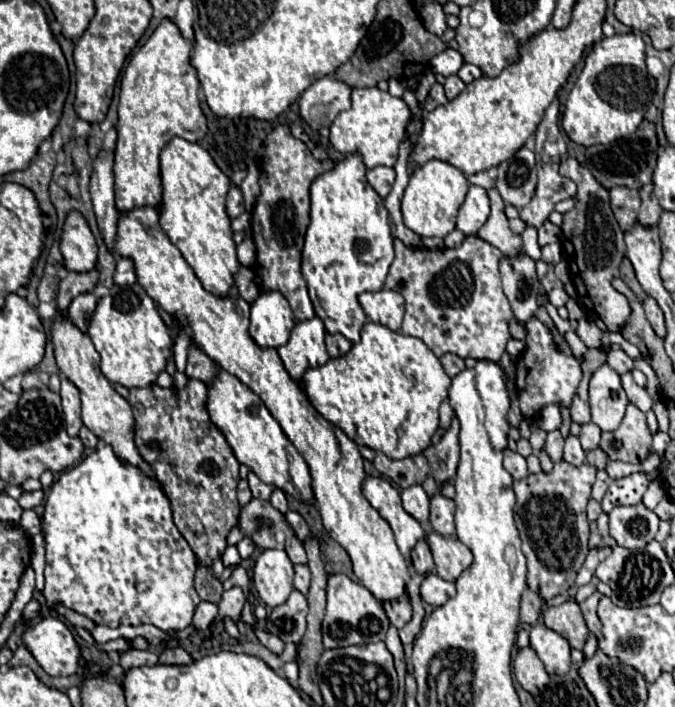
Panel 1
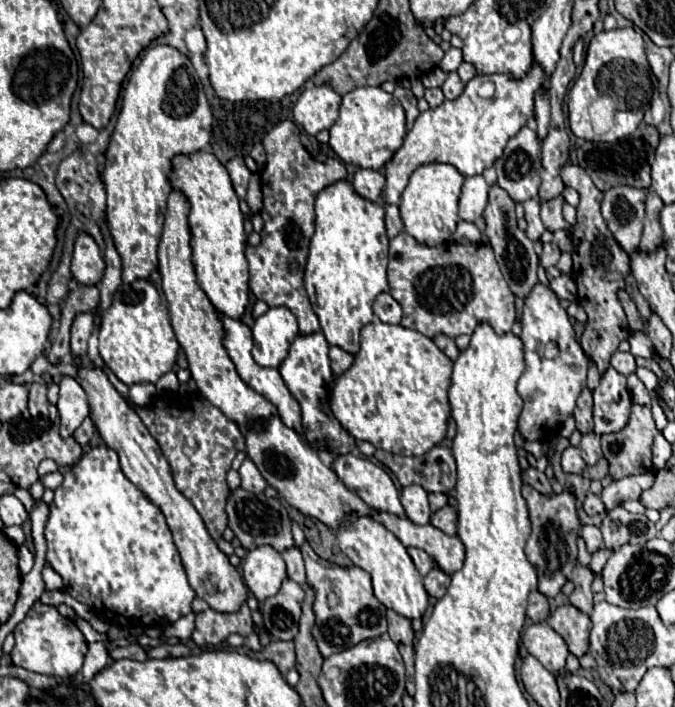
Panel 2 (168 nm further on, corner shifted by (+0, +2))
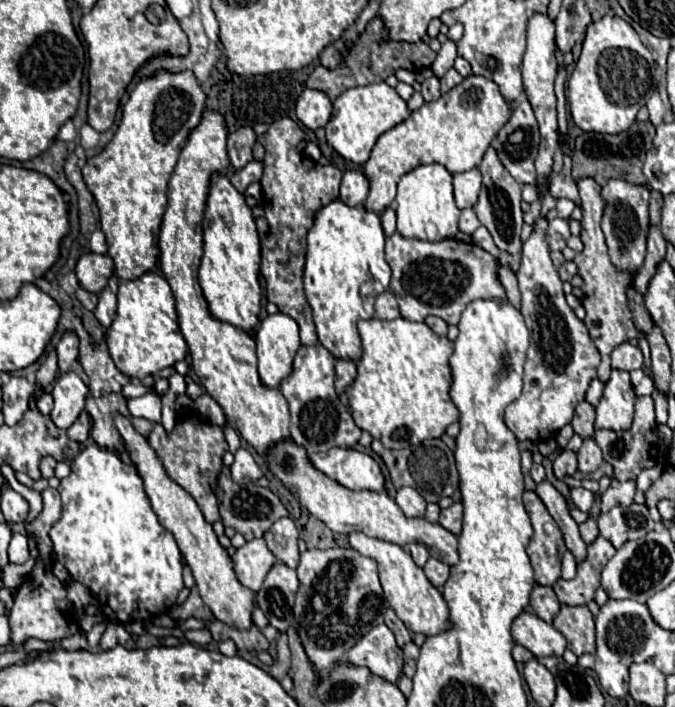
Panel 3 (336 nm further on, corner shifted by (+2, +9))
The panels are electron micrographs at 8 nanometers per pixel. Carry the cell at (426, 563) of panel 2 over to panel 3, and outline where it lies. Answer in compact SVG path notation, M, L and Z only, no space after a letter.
M410 542L410 544L404 544L402 546L410 556L412 556L412 560L418 564L418 566L424 566L426 564L426 560L430 558L430 554L428 554L428 548L424 546L424 544L418 544L418 542Z

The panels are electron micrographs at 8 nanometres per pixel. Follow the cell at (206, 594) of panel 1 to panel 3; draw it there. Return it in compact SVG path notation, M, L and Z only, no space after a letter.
M114 414L112 420L114 420L118 434L122 436L124 450L128 452L138 476L144 482L144 492L148 494L148 498L152 502L152 510L156 512L160 524L168 532L174 534L176 544L194 574L194 580L196 580L196 586L198 586L198 592L200 592L204 604L224 624L234 624L234 628L246 628L246 624L252 624L252 594L254 592L250 592L246 586L242 586L240 580L236 578L232 558L228 556L226 548L220 546L212 526L204 520L202 510L198 508L196 500L184 488L180 488L174 480L170 480L160 456L150 446L148 438L142 436L140 432L136 432L136 428L132 426L132 422L126 416Z

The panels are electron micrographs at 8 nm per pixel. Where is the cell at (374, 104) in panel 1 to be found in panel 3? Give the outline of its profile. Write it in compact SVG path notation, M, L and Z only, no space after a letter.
M386 82L356 86L346 90L334 100L332 118L325 127L326 140L342 158L352 160L356 164L366 164L376 140L390 128L404 122L408 116L410 116L410 110L406 102Z

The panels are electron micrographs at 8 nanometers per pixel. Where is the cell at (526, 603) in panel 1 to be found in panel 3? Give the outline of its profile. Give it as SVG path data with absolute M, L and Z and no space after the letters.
M536 584L534 590L532 590L532 594L530 594L530 608L534 610L534 614L538 618L542 618L544 622L552 624L554 616L558 614L560 604L558 604L558 598L556 598L556 594L554 594L552 588Z

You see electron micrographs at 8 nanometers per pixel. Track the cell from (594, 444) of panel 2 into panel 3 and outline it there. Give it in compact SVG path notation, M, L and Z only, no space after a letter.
M586 438L578 450L578 470L584 474L594 472L602 464L602 452L594 438Z

